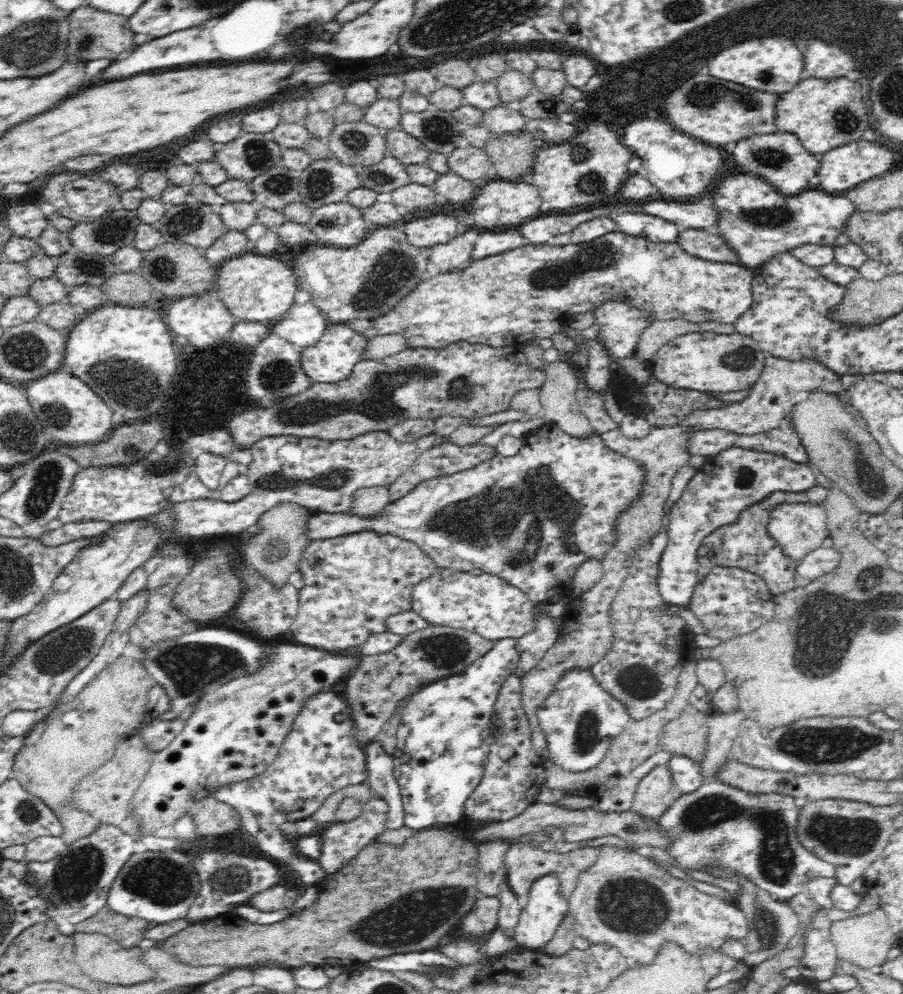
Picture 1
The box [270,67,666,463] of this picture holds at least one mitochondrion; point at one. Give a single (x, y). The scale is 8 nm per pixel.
(395, 268)

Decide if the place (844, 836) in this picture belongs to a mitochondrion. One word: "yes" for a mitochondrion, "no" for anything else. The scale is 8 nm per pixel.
yes

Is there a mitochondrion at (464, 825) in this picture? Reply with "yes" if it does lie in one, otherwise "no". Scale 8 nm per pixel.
no

